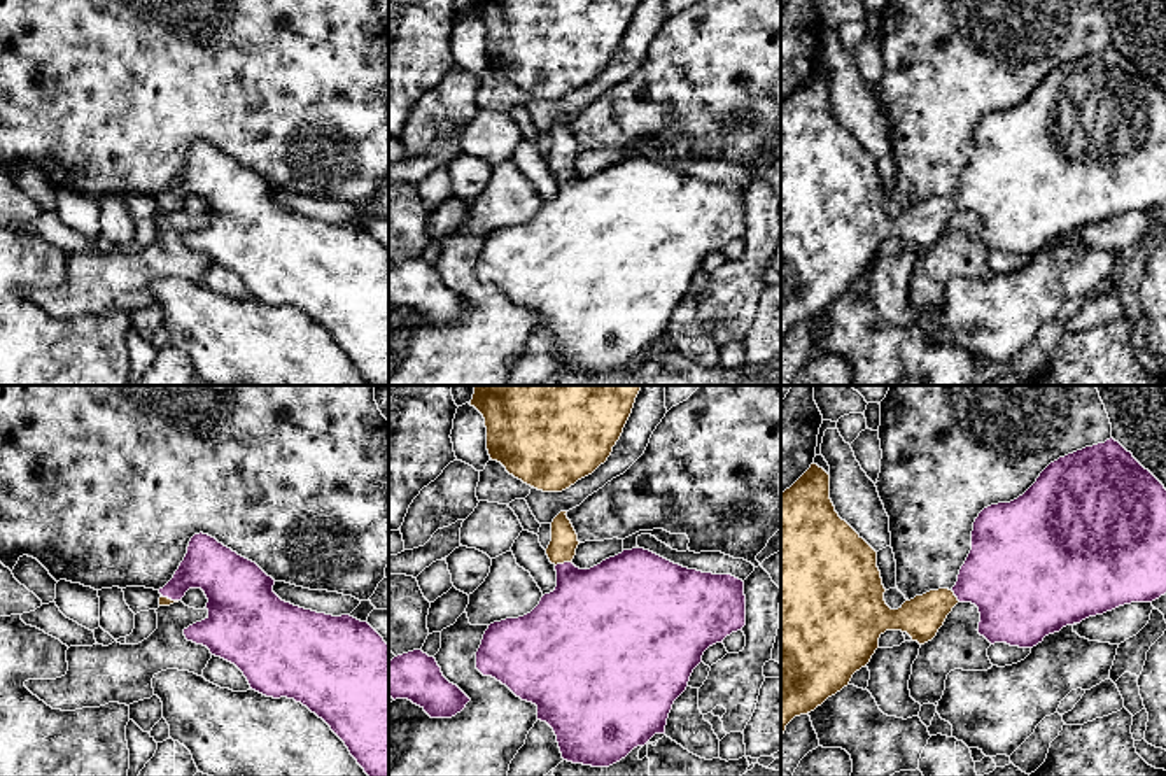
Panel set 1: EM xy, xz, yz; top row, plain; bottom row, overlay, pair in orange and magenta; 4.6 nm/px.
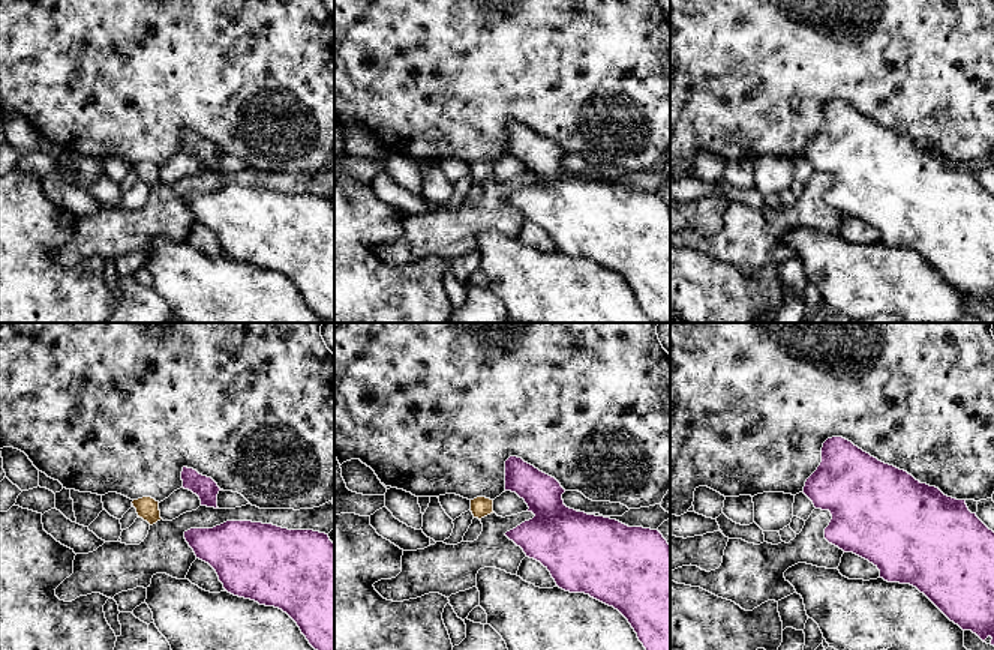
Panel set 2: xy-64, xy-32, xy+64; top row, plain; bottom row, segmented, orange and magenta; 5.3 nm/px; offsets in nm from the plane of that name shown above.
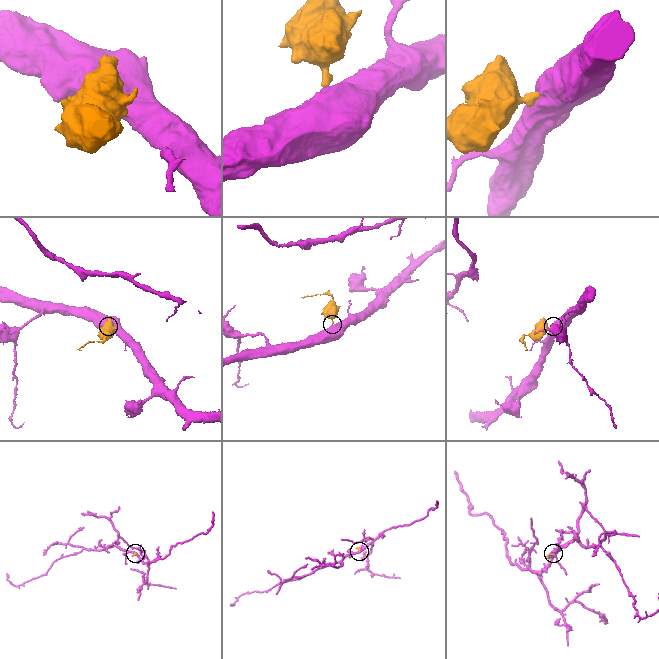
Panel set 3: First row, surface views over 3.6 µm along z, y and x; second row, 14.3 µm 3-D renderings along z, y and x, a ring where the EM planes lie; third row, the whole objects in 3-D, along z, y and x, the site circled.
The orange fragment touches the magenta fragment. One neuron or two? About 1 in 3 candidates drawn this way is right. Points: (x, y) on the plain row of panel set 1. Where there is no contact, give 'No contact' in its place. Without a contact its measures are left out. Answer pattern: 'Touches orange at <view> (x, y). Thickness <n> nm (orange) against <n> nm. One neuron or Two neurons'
Touches orange at xz (562, 170). Thickness 130 nm (orange) against 380 nm. One neuron

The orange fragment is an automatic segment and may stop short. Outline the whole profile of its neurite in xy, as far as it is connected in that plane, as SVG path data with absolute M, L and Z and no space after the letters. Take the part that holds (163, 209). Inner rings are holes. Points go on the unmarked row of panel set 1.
M194 142L173 186L159 196L159 214L179 210L189 196L201 196L208 224L184 236L187 249L203 252L212 263L235 272L252 298L294 307L322 326L345 350L369 385L389 385L389 252L368 231L350 222L333 224L294 214L273 200L275 187L256 170L238 163L208 142Z

